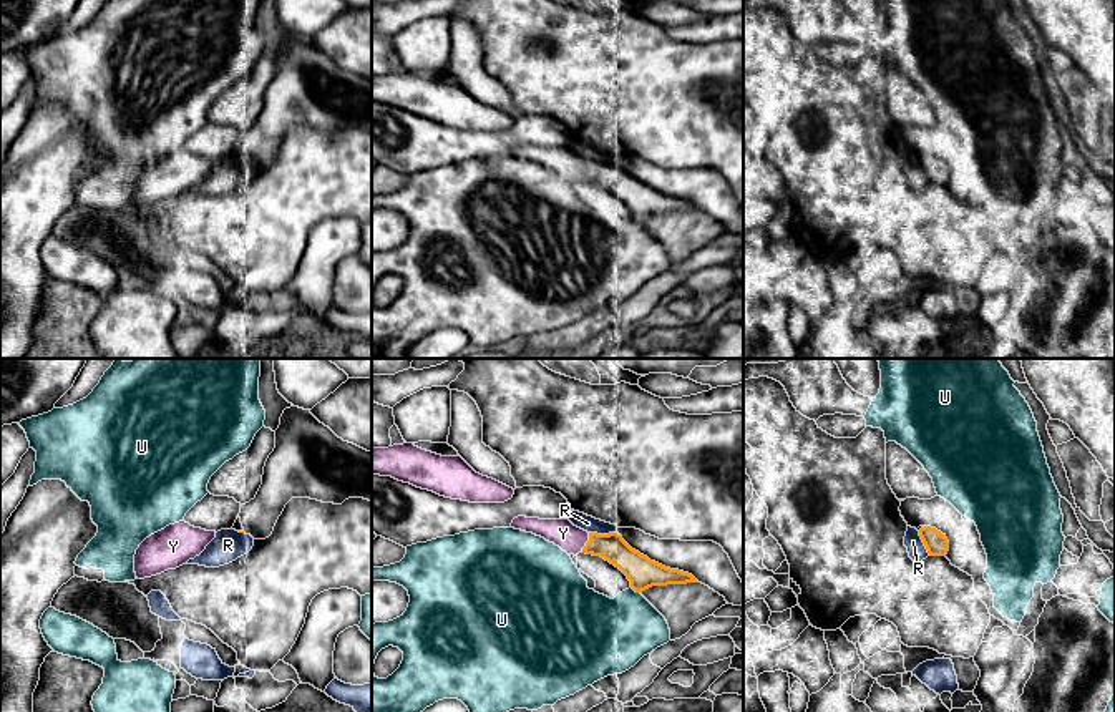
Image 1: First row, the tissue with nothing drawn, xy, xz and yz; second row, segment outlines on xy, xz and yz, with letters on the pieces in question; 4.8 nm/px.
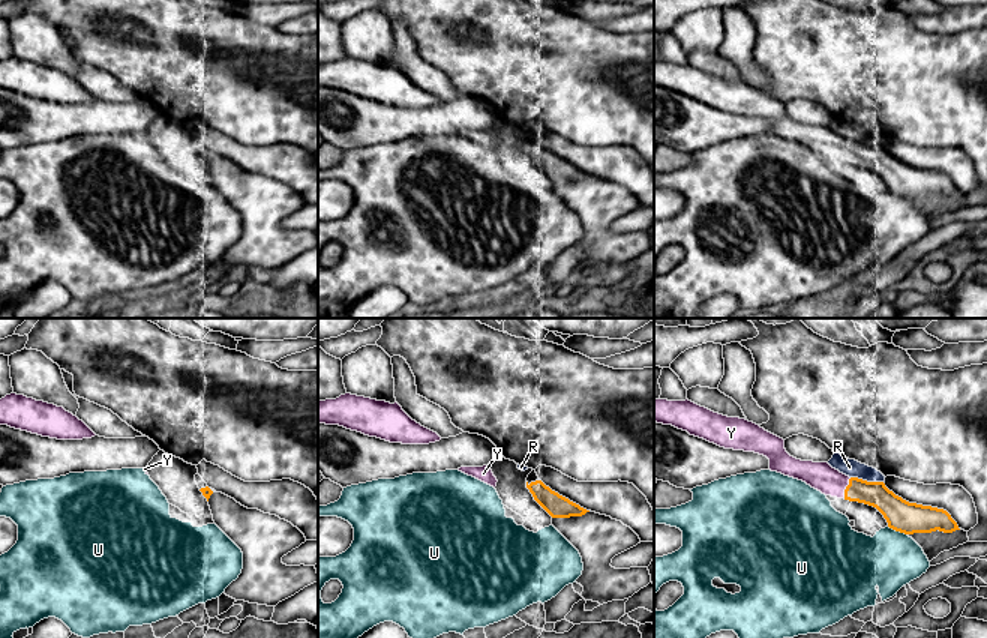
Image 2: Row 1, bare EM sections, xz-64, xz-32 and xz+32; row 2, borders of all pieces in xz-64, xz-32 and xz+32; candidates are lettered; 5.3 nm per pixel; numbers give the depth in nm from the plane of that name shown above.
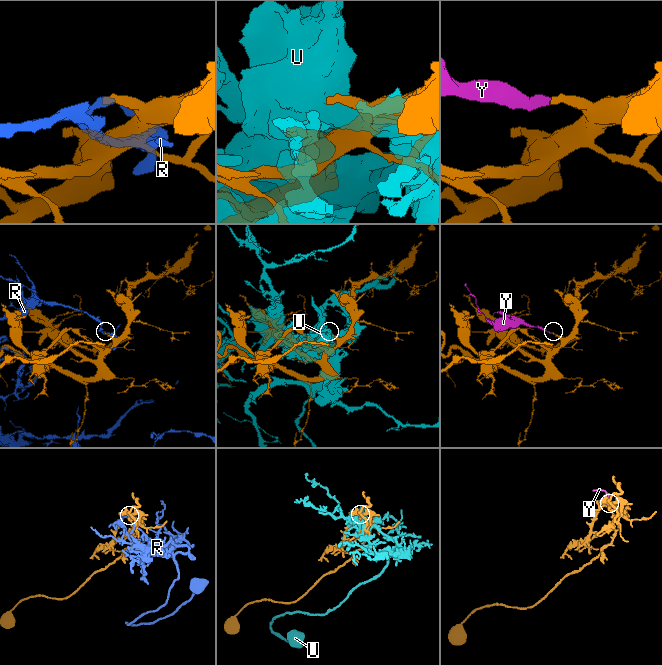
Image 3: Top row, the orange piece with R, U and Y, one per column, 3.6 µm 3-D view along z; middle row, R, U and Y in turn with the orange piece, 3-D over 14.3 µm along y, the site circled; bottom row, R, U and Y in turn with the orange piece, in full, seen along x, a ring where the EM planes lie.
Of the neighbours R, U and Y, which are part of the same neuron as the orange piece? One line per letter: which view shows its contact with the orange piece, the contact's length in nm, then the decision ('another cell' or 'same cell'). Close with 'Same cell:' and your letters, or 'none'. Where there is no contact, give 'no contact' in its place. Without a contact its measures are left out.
R: contact in xz; length 140 nm; another cell
U: contact in xz; length 60 nm; another cell
Y: contact in xz; length 100 nm; same cell
Same cell: Y

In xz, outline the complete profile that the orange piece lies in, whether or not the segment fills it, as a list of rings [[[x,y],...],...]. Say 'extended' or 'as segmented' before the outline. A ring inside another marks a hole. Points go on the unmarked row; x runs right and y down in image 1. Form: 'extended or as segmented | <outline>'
extended | [[[526,144],[514,146],[509,156],[541,164],[567,183],[576,184],[586,181],[604,186],[627,204],[635,221],[642,221],[652,214],[697,211],[689,201],[650,189],[647,184],[632,178],[617,161],[587,161],[574,154],[569,148],[539,148]]]

